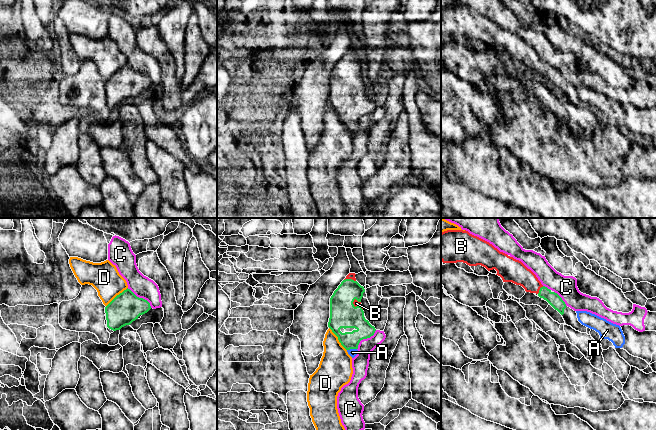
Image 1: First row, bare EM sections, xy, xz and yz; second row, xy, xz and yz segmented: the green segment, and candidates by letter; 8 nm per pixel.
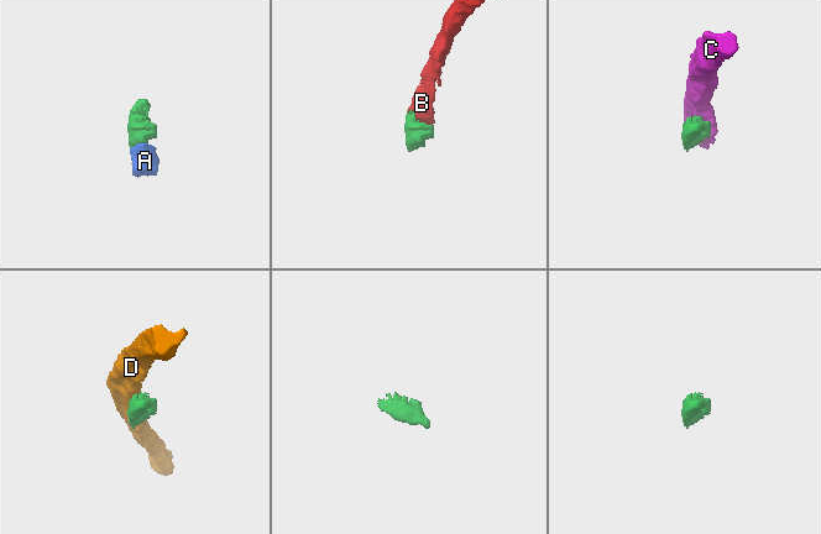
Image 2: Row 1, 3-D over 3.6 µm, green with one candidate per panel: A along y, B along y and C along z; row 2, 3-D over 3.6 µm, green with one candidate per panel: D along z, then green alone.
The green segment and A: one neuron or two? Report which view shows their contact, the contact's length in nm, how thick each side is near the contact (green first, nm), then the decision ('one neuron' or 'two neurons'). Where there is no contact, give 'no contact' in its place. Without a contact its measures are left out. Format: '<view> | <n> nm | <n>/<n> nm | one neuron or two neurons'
xz | 80 nm | 180/60 nm | one neuron

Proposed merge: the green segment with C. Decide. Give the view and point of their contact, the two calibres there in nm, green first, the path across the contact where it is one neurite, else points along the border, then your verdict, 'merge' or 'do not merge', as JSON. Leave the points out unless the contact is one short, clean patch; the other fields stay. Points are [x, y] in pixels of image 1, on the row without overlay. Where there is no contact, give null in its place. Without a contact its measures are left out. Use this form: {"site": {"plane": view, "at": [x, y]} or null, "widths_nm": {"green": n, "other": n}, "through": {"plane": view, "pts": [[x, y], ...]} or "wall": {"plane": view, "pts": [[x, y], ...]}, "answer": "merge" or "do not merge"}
{"site": {"plane": "xy", "at": [140, 74]}, "widths_nm": {"green": 240, "other": 170}, "wall": {"plane": "xy", "pts": [[127, 64], [137, 72], [144, 74], [151, 83]]}, "answer": "do not merge"}

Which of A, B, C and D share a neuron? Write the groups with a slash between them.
A B / C / D

